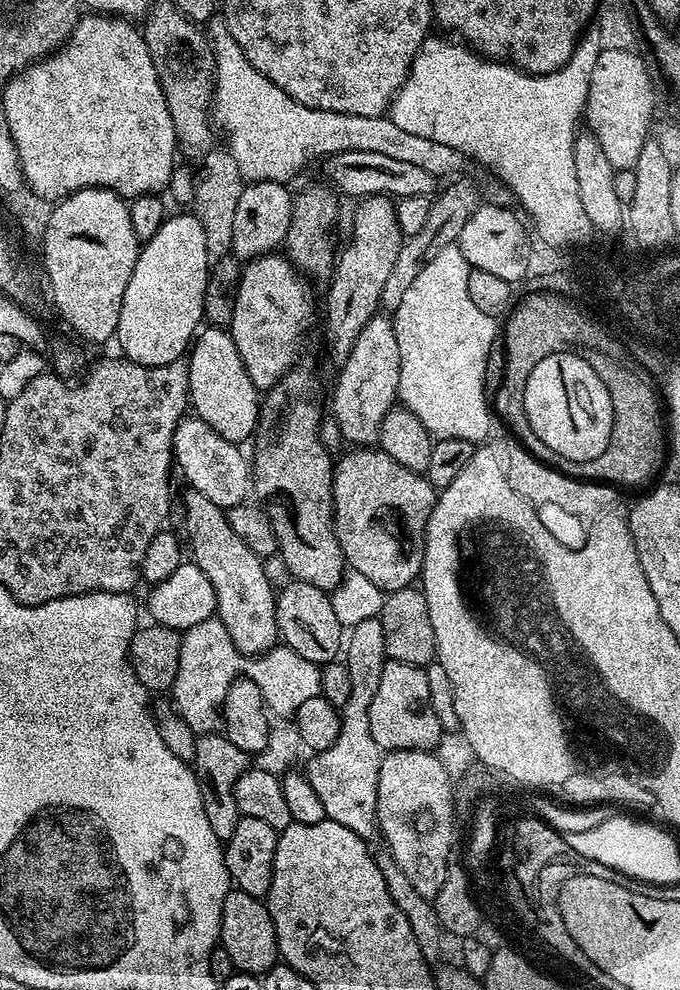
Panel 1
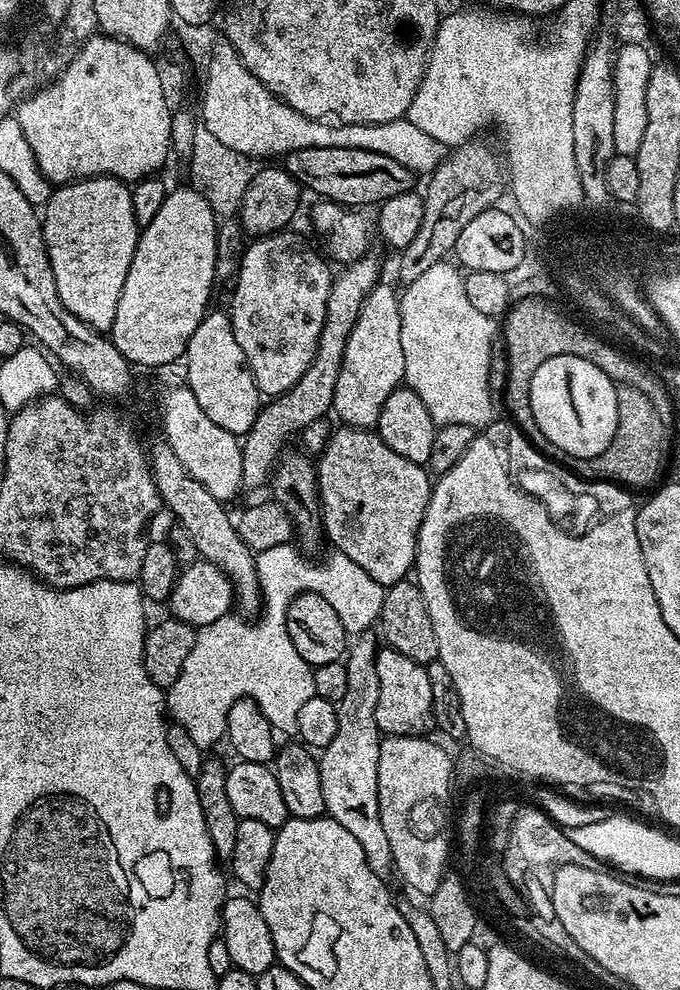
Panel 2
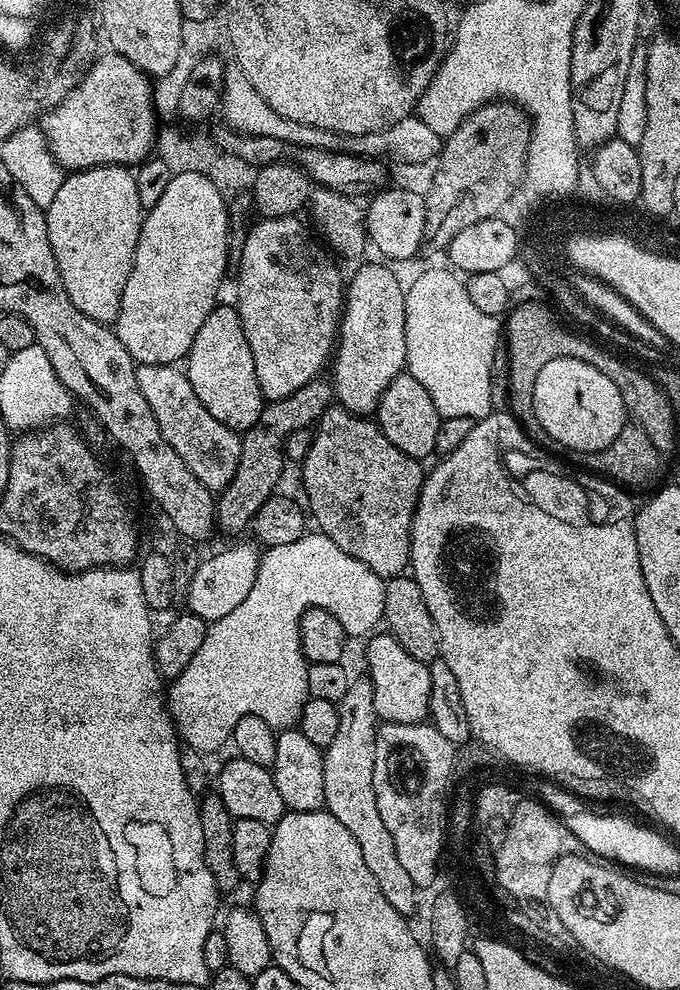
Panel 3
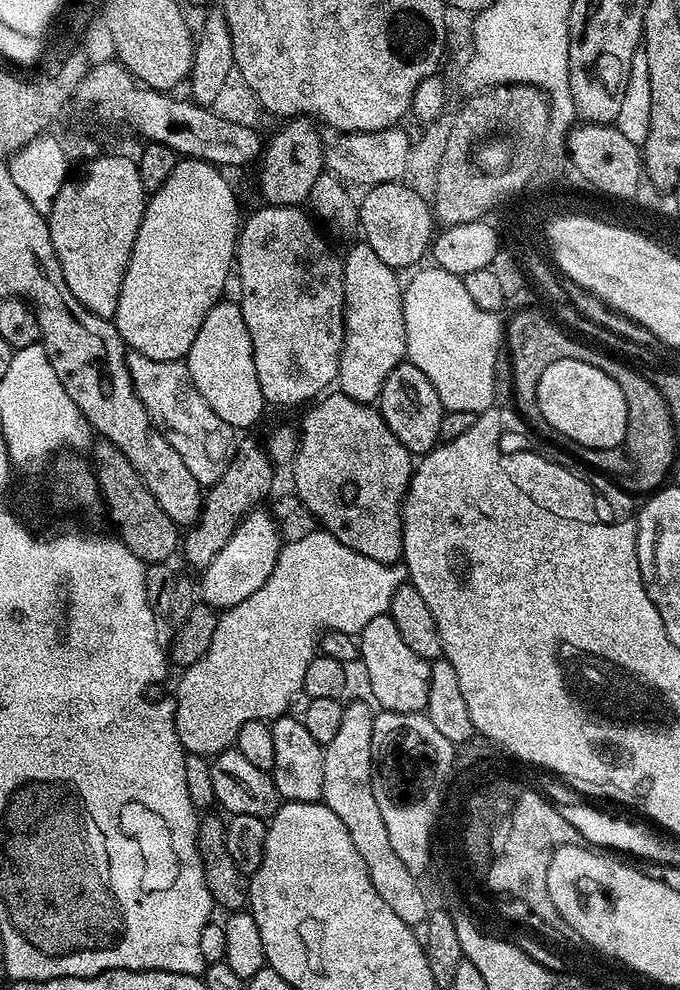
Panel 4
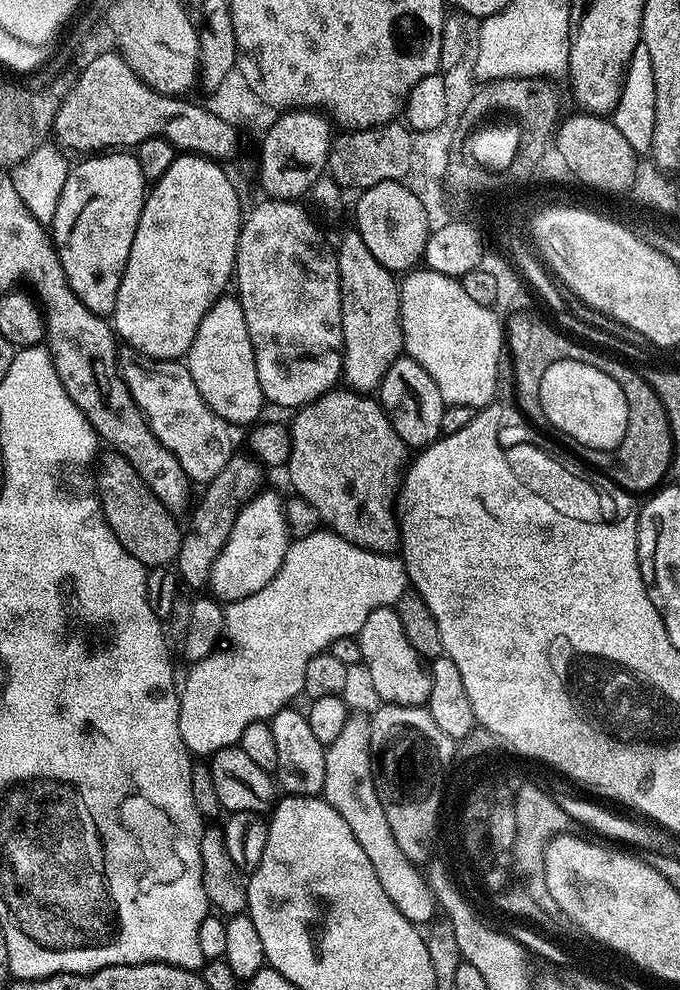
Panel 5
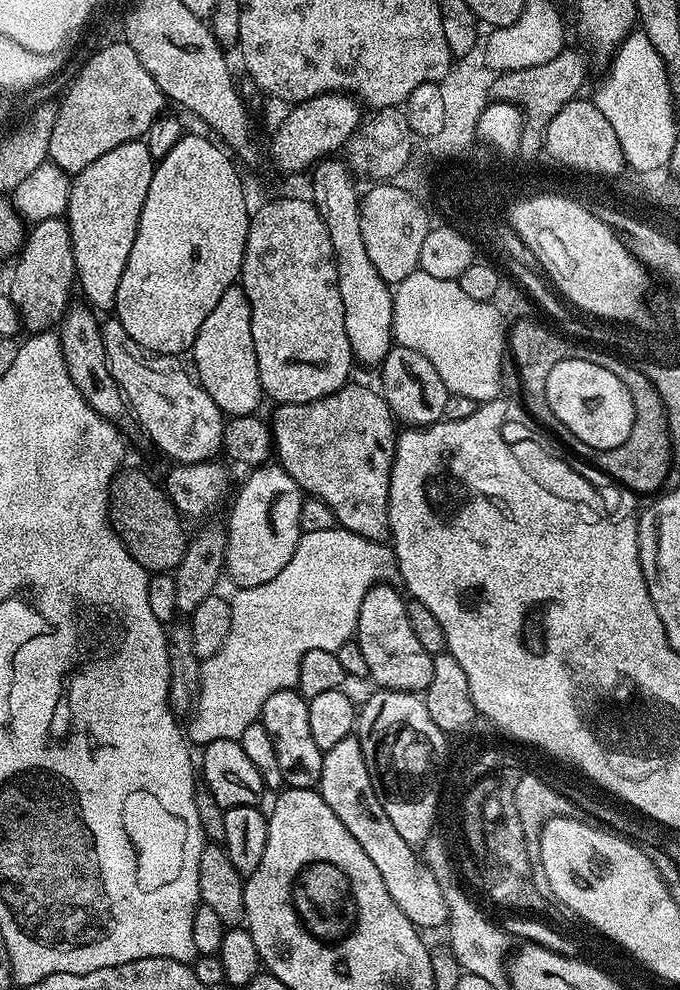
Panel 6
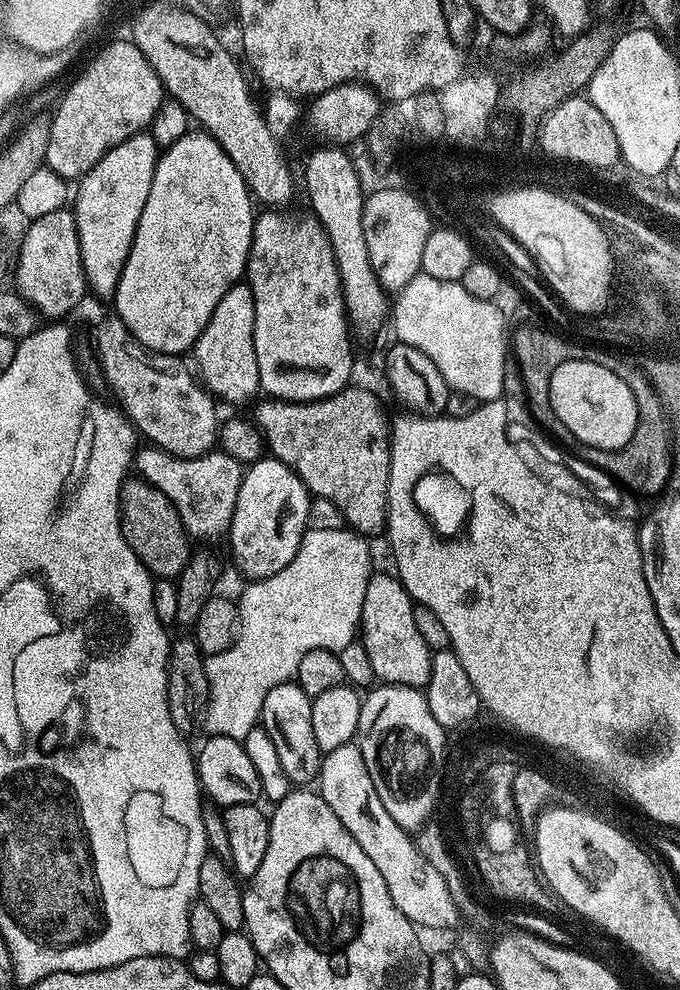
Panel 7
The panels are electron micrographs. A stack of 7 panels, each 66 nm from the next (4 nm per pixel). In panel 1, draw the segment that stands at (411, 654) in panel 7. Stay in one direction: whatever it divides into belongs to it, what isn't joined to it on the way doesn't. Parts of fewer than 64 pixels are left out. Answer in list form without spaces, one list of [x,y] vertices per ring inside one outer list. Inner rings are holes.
[[[388,660],[368,713],[370,734],[374,734],[374,742],[378,742],[378,746],[385,753],[398,750],[426,752],[437,747],[441,735],[440,723],[434,714],[434,706],[430,706],[430,682],[424,668]]]

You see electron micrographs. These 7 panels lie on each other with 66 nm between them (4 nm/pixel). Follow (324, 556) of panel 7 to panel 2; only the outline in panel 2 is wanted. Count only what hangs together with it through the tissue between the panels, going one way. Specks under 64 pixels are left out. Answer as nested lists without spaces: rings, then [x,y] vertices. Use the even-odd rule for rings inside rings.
[[[292,542],[270,549],[266,560],[269,570],[276,572],[276,592],[263,593],[262,607],[255,617],[256,624],[247,624],[246,621],[239,620],[244,619],[239,615],[229,614],[218,618],[218,622],[202,626],[197,631],[194,646],[182,666],[182,674],[178,674],[178,678],[174,678],[174,682],[166,689],[167,715],[178,726],[182,726],[182,730],[186,730],[186,734],[190,734],[191,740],[202,750],[208,750],[211,744],[216,744],[219,740],[221,743],[225,739],[226,718],[230,714],[230,708],[239,700],[249,699],[255,702],[277,733],[295,733],[298,710],[302,710],[302,705],[310,702],[314,695],[313,667],[295,650],[287,630],[287,608],[301,592],[313,592],[326,598],[338,612],[348,634],[367,633],[371,629],[368,627],[371,624],[373,627],[380,619],[385,585],[374,582],[374,578],[370,578],[370,574],[366,574],[366,570],[362,570],[358,562],[350,562],[346,554],[332,550],[325,560],[316,561],[300,556],[299,550],[301,551]]]

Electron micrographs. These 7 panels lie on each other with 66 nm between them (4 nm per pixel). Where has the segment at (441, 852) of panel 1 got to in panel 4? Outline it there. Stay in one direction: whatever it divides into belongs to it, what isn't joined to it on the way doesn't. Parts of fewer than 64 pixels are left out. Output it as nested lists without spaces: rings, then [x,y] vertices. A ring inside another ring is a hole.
[[[383,710],[377,711],[374,715],[374,734],[370,742],[374,802],[378,802],[382,822],[386,822],[386,834],[390,834],[390,846],[394,846],[394,852],[398,854],[398,858],[402,858],[402,866],[417,874],[421,873],[432,854],[428,849],[428,834],[432,829],[440,785],[444,785],[453,775],[453,749],[452,743],[442,738],[438,730],[434,730],[434,722],[430,722],[427,715],[419,712],[402,714]]]

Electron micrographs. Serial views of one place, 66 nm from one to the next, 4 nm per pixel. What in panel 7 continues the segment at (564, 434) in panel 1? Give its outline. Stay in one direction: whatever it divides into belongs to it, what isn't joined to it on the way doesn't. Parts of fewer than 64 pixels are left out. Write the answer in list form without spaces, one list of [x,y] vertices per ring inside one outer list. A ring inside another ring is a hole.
[[[566,360],[550,380],[550,404],[559,421],[581,445],[618,451],[626,447],[638,422],[634,394],[626,382],[605,367],[590,361]]]

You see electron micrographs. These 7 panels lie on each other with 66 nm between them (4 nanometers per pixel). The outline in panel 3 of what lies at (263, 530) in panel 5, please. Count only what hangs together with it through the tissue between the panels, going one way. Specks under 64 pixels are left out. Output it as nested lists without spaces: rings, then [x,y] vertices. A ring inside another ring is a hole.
[[[255,543],[236,544],[233,548],[224,548],[217,556],[205,555],[194,571],[194,578],[190,581],[187,592],[187,611],[205,622],[226,618],[230,610],[242,606],[246,594],[250,594],[259,575],[260,552]]]

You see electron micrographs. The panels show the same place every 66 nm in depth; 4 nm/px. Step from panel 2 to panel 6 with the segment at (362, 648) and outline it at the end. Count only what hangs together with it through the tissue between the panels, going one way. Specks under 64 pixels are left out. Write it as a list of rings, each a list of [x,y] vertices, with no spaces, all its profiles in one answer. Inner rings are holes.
[[[355,735],[342,738],[342,742],[330,746],[330,750],[324,753],[318,791],[326,806],[338,814],[338,822],[342,822],[342,826],[354,834],[358,846],[366,850],[378,874],[382,874],[382,882],[386,882],[390,898],[398,902],[398,910],[402,910],[402,914],[406,914],[406,918],[421,930],[436,928],[439,924],[441,927],[442,897],[438,878],[434,878],[418,852],[404,848],[402,834],[398,834],[398,830],[394,830],[394,822],[386,818],[386,810],[382,810],[382,802],[378,802],[362,746]]]

